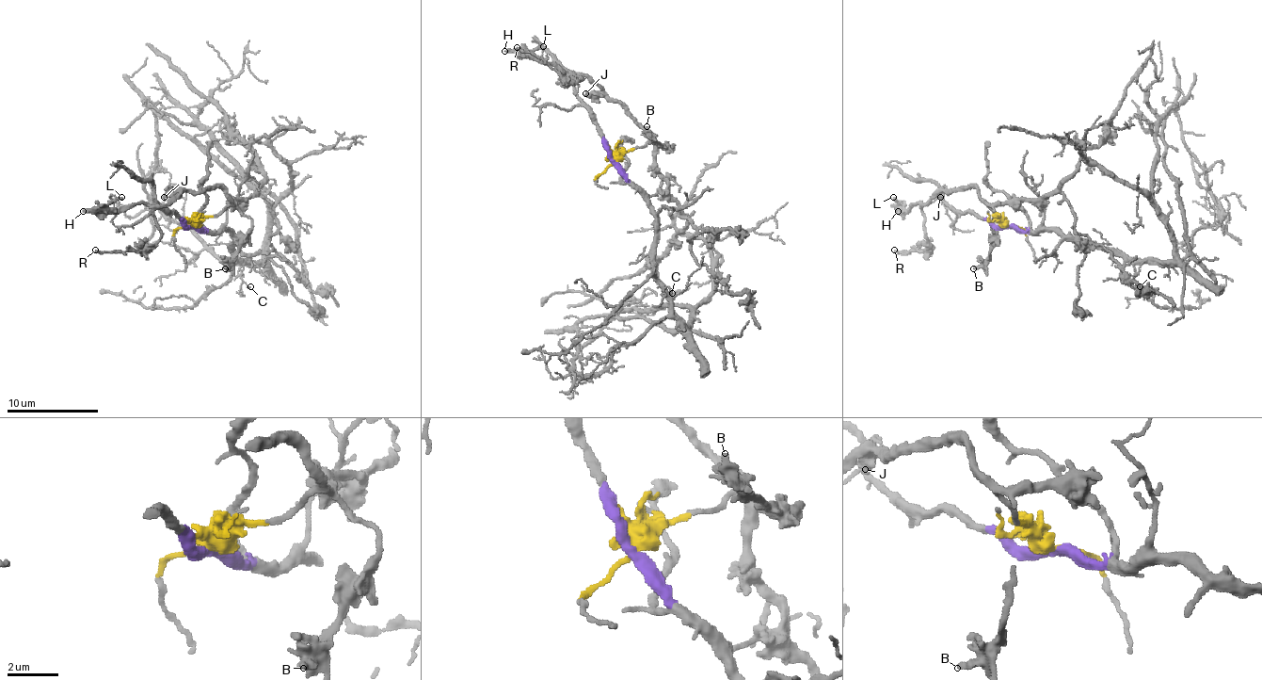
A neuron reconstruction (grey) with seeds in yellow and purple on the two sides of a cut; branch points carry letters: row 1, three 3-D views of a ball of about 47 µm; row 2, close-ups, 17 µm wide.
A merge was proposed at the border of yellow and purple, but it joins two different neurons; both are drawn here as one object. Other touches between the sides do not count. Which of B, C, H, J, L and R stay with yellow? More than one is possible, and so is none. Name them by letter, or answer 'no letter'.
B, H, J, L, R

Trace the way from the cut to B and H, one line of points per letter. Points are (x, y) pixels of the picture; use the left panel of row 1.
B: (191, 225), (205, 217), (218, 214), (228, 204), (234, 204), (250, 220), (244, 246), (225, 269)
H: (191, 225), (205, 217), (218, 214), (230, 200), (221, 188), (184, 191), (161, 204), (83, 212)

